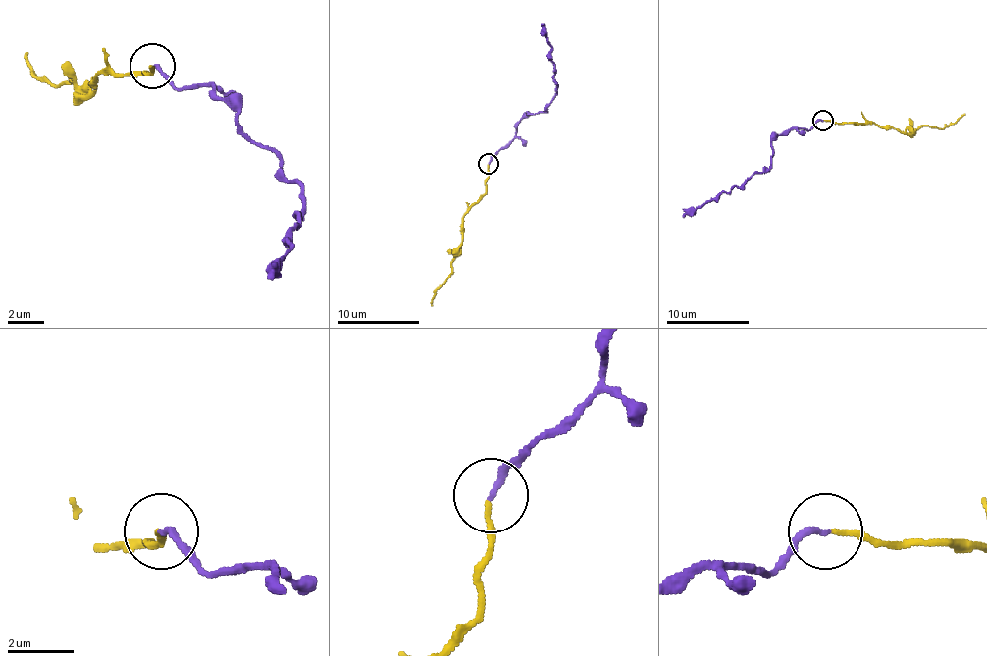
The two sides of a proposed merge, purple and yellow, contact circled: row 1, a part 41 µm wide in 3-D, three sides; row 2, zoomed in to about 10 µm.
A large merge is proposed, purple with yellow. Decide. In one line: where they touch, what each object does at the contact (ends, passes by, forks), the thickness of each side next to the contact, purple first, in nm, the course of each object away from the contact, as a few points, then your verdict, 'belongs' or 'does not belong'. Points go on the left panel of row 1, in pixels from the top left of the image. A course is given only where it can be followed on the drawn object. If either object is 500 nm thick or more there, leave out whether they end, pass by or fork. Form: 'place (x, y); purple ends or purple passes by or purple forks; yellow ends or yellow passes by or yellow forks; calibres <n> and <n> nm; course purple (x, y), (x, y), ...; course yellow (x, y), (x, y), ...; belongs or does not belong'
place (152, 66); purple ends; yellow ends; calibres 190 and 150 nm; course purple (151, 67), (182, 89), (210, 85), (278, 167), (300, 184), (291, 248), (268, 279); course yellow (151, 67), (146, 72), (96, 76), (96, 89), (87, 89), (70, 80), (51, 85), (25, 54); belongs

